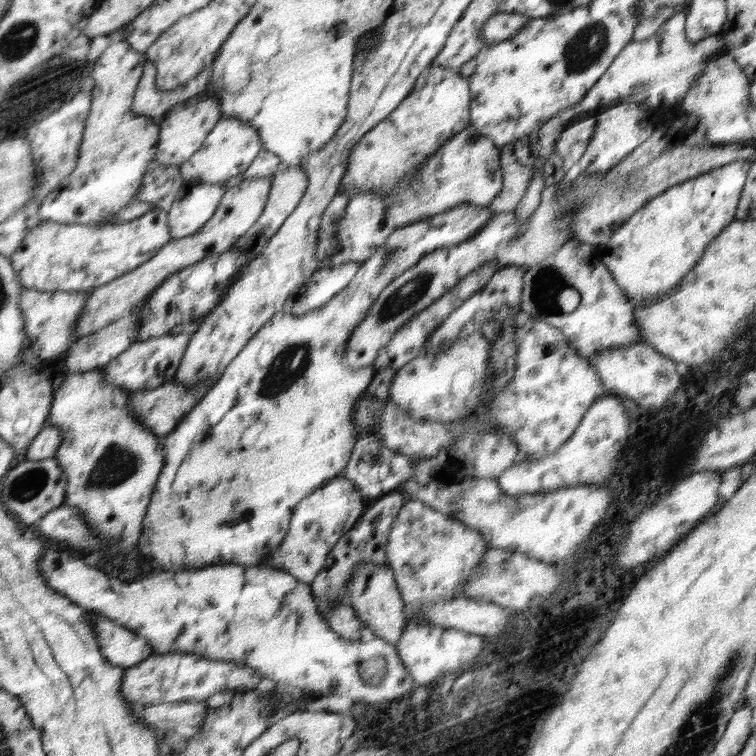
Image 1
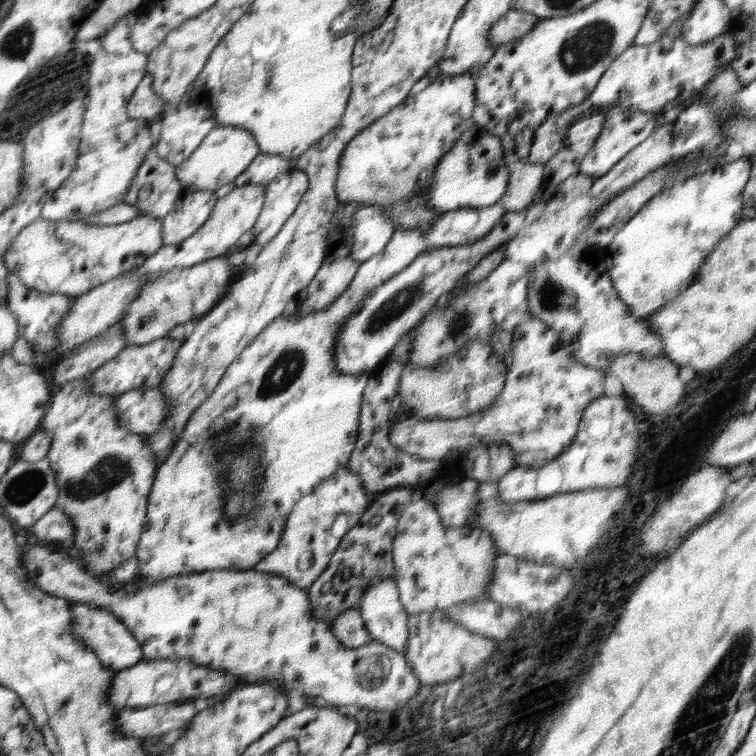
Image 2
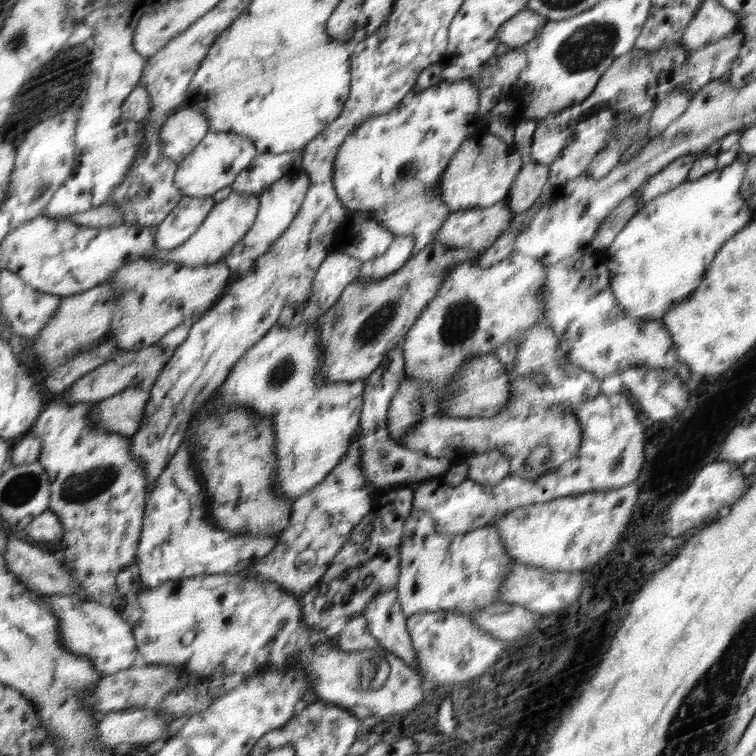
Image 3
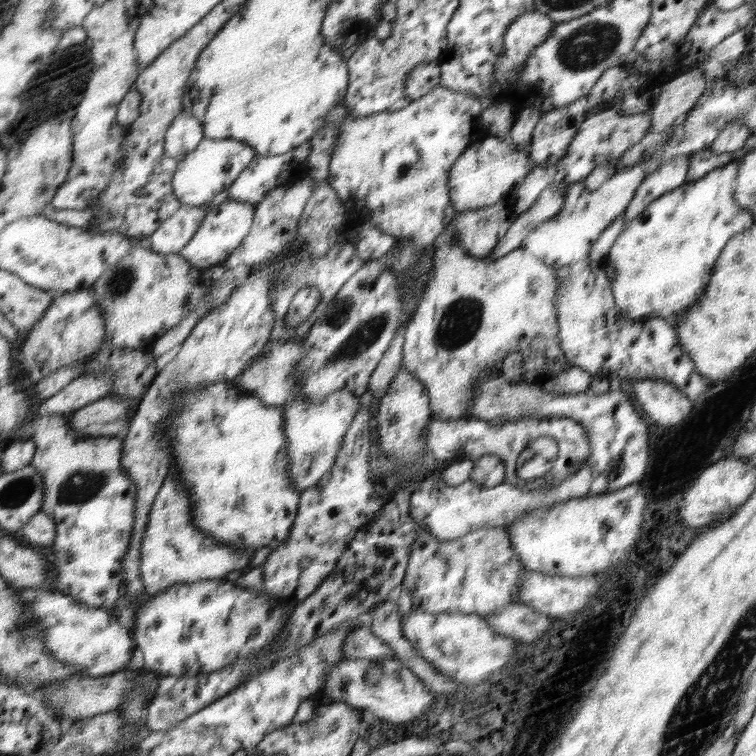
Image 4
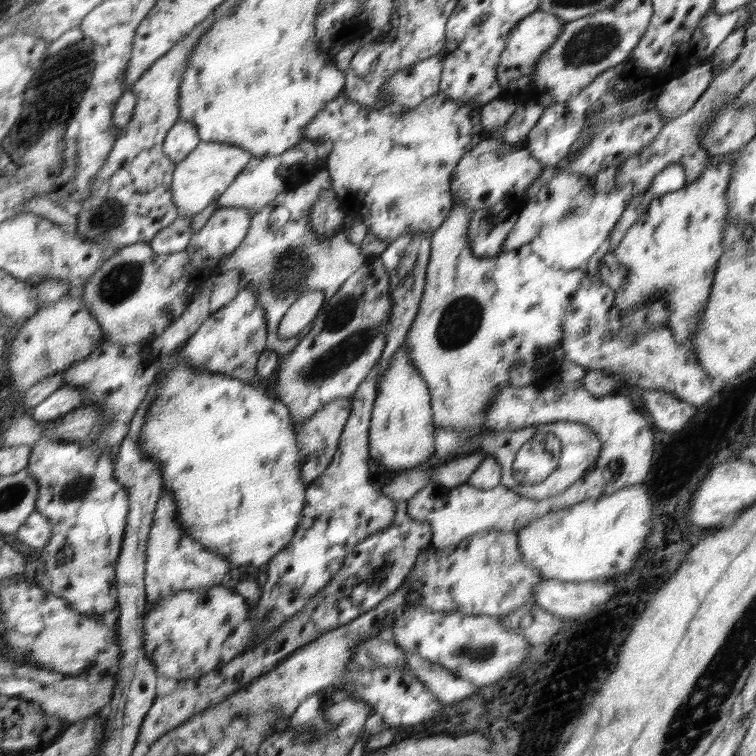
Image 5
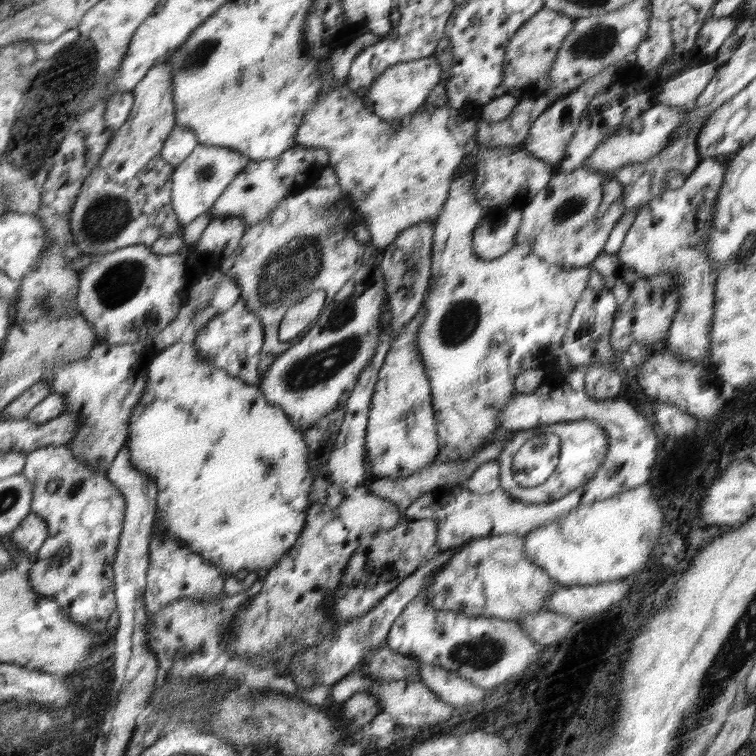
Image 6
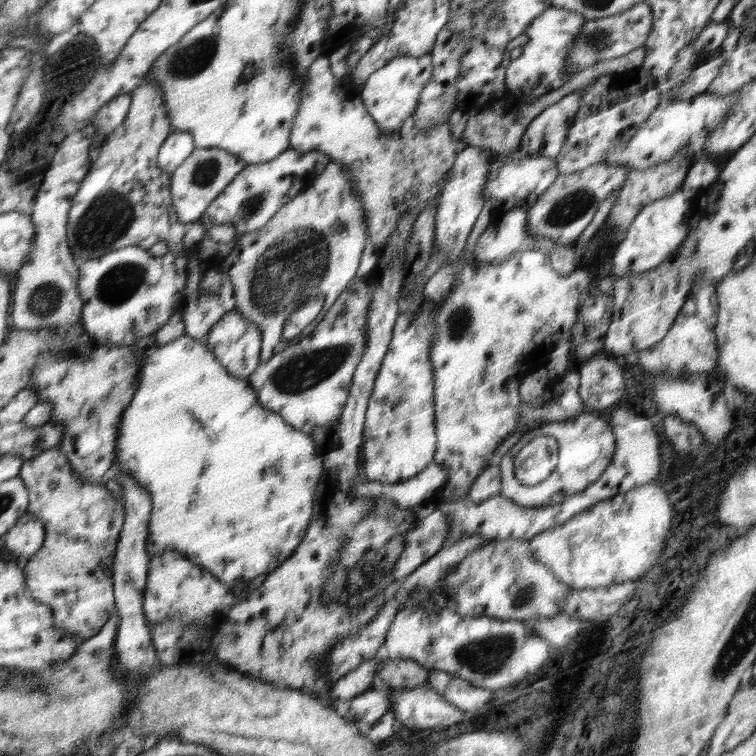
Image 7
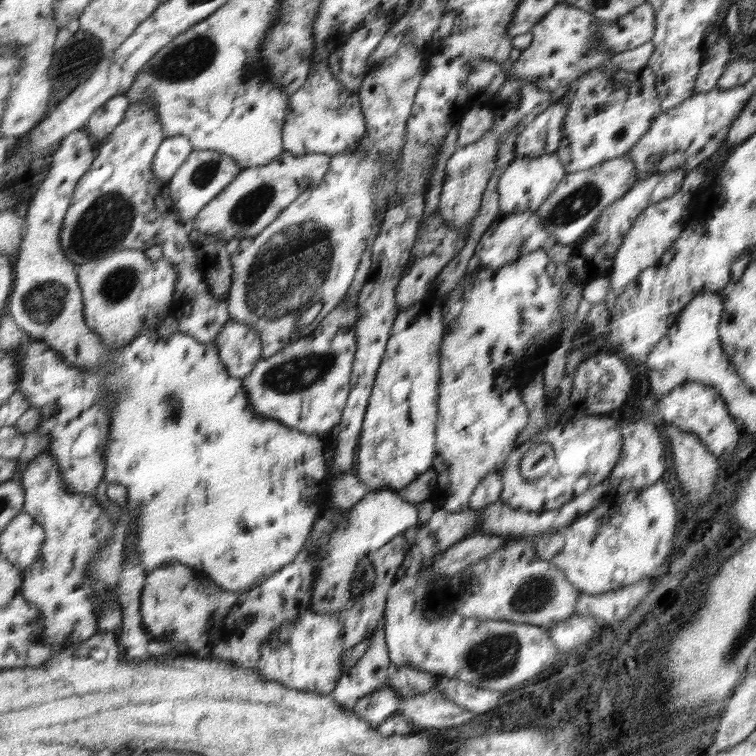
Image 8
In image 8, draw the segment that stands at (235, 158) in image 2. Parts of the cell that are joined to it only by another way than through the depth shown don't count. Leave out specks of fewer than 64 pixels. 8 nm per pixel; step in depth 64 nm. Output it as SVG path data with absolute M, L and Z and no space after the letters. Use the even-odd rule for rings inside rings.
M216 150L193 151L176 170L172 179L166 185L176 202L180 220L189 224L211 201L214 201L242 172L243 166L234 159Z

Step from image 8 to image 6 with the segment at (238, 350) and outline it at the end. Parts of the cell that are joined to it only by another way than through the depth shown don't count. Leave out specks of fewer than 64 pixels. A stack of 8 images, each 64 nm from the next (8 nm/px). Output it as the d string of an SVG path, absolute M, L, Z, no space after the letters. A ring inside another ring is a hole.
M239 299L228 310L214 315L204 329L192 338L198 356L212 362L212 366L226 370L234 378L243 379L244 382L258 387L262 382L262 375L258 373L258 364L263 352L263 343L266 334L263 323L258 315L246 307L246 301Z

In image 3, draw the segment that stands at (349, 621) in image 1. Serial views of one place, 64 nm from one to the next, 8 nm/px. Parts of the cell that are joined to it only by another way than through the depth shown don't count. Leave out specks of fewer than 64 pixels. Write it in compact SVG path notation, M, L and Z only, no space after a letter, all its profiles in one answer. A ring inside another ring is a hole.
M403 486L394 490L380 494L372 505L372 510L366 517L356 525L351 532L347 544L340 549L338 556L332 561L331 568L324 573L324 576L316 584L316 588L308 590L308 593L301 596L303 603L302 616L303 622L313 629L313 632L324 632L334 621L339 618L350 616L350 622L340 630L336 638L337 646L344 651L362 651L362 649L382 649L378 640L372 636L367 630L367 621L364 618L363 611L372 601L376 592L383 590L387 592L390 588L395 588L400 577L400 554L398 554L398 545L400 545L400 537L402 537L402 529L404 529L404 519L408 517L412 510L412 502L414 500L414 487Z

